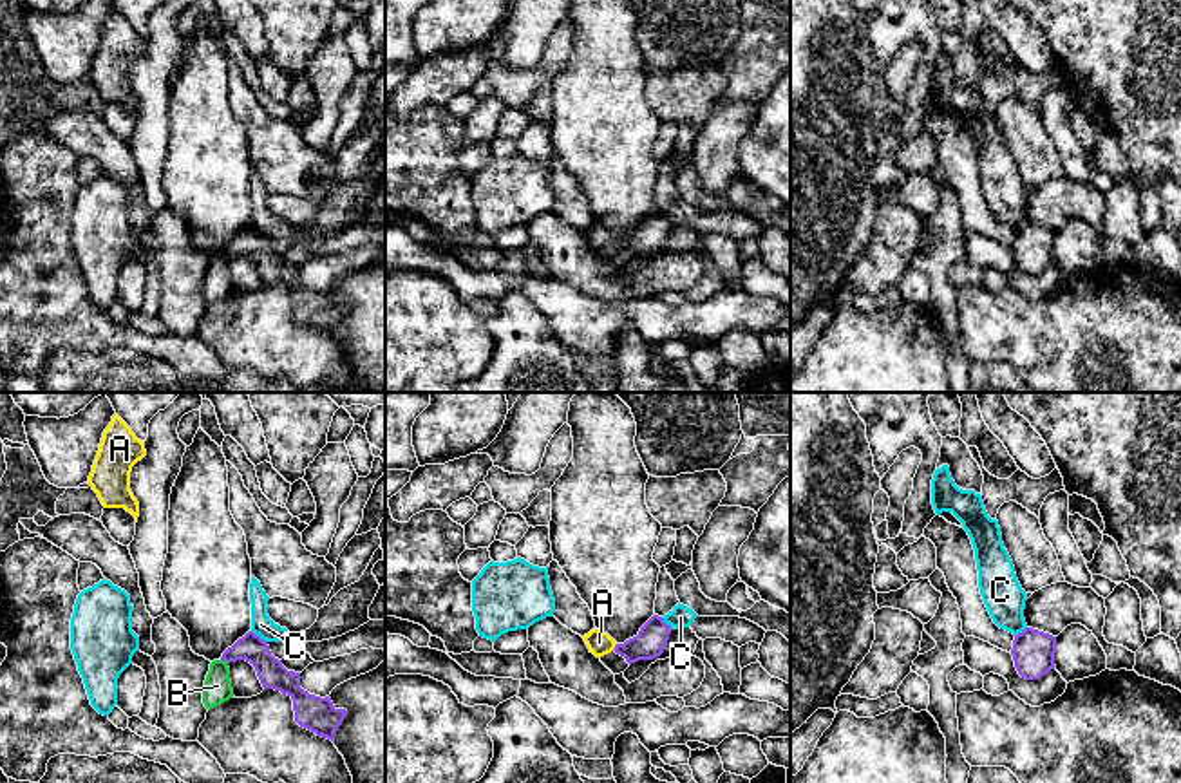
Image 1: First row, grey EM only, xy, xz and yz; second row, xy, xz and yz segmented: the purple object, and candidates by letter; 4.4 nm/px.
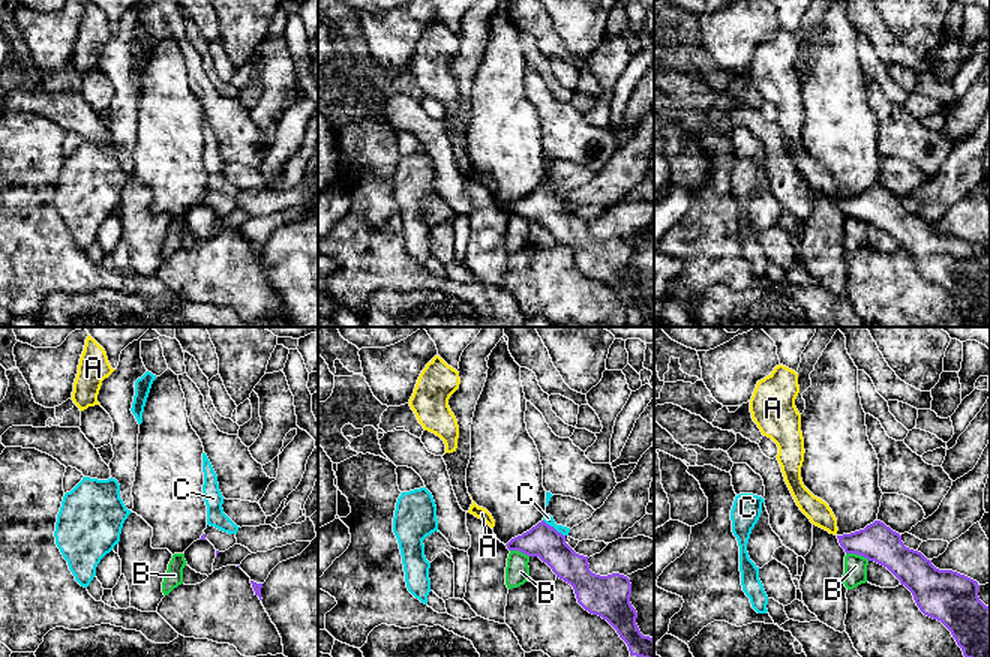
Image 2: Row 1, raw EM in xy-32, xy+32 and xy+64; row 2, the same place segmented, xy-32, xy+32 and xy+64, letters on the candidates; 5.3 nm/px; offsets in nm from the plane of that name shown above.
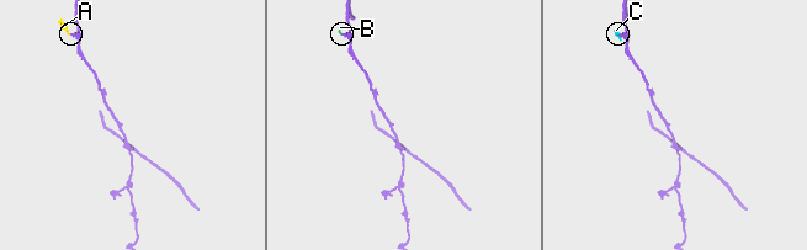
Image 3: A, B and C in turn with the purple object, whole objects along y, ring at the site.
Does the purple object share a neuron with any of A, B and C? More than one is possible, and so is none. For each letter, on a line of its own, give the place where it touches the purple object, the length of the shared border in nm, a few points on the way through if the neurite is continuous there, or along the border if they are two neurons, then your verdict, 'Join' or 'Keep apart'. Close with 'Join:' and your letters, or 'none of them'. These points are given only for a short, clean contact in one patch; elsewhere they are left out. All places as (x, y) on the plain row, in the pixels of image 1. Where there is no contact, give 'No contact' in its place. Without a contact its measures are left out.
A: Touches purple at xz (615, 243). Shared border 40 nm. Path across: xz (650, 237), (641, 243), (615, 243), (599, 237). Join
B: Touches purple at xy (225, 255). Shared border 50 nm. Boundary: xy (221, 252), (228, 257). Keep apart
C: Touches purple at xy (257, 230). Shared border 90 nm. Boundary: xy (252, 225), (266, 237). Keep apart
Join: A

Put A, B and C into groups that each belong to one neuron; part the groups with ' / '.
A / B / C

